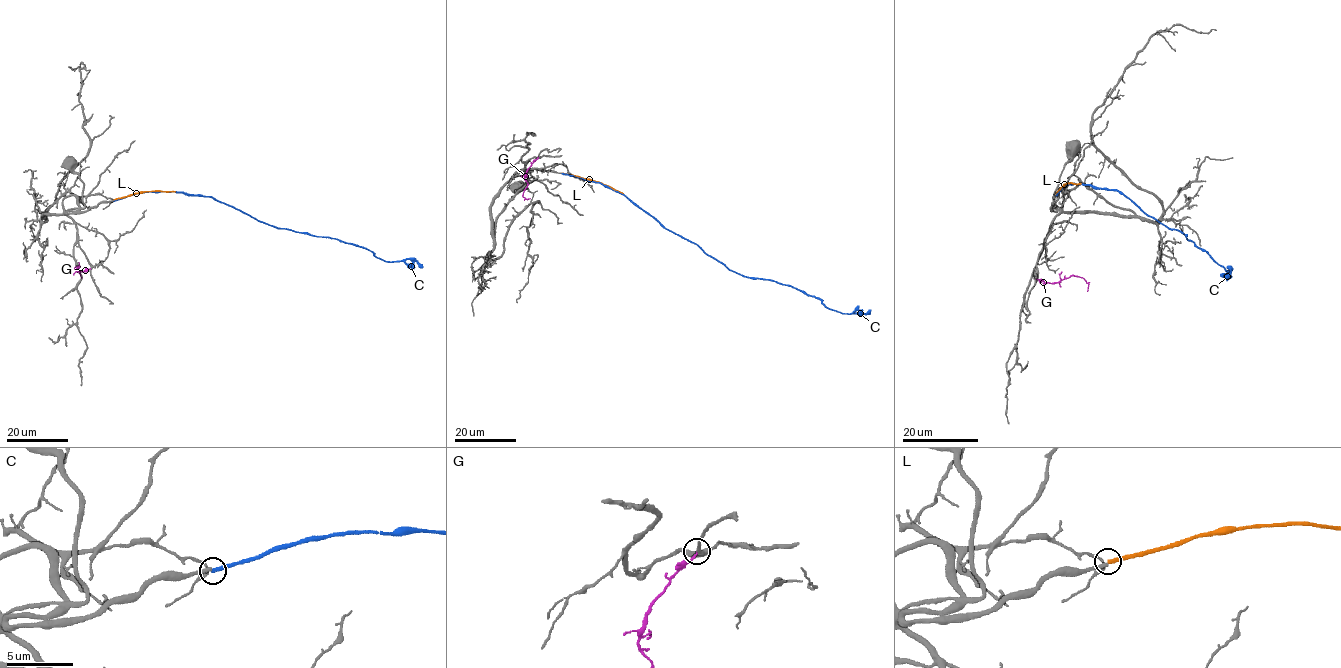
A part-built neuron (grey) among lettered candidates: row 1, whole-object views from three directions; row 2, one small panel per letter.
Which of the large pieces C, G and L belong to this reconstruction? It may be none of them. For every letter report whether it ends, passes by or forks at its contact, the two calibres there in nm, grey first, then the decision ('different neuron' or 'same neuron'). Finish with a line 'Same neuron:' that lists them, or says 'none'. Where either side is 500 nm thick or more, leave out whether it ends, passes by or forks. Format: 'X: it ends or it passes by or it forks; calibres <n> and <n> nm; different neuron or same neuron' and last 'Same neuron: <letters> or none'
C: it ends; calibres 260 and 320 nm; different neuron
G: it ends; calibres 320 and 180 nm; different neuron
L: it ends; calibres 260 and 260 nm; same neuron
Same neuron: L

